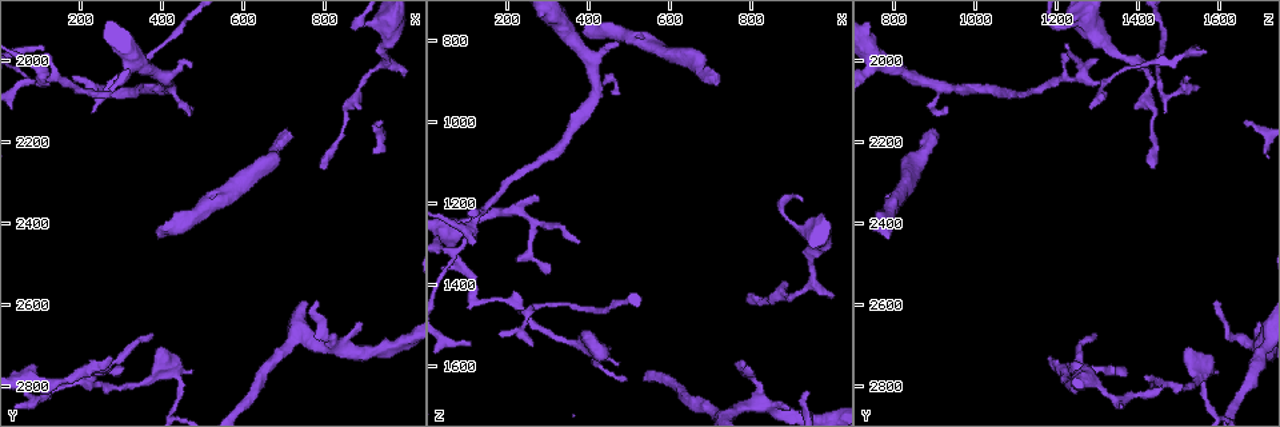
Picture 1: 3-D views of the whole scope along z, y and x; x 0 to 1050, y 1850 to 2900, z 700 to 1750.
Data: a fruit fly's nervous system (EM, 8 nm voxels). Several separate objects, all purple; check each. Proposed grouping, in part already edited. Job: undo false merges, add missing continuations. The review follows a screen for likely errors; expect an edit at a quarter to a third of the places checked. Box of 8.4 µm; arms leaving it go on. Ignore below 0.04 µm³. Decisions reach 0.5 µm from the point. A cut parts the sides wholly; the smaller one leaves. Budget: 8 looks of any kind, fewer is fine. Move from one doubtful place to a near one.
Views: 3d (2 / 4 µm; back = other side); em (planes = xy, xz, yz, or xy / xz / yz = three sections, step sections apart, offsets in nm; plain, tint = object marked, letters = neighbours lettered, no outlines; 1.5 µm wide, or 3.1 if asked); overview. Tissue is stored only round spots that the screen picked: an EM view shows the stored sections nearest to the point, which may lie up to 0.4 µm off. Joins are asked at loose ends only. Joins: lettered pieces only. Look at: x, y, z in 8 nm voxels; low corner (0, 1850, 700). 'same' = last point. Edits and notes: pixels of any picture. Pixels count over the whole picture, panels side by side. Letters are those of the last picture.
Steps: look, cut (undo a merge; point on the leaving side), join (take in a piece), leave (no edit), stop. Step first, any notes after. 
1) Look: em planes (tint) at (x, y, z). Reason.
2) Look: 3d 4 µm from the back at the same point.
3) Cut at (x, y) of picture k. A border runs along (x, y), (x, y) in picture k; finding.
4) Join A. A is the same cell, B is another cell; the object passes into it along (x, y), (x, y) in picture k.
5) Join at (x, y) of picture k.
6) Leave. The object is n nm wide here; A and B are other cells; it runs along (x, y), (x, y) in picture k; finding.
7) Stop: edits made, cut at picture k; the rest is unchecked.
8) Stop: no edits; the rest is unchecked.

Look: 3d 4 µm at (105, 1985, 1220). Tapers out.

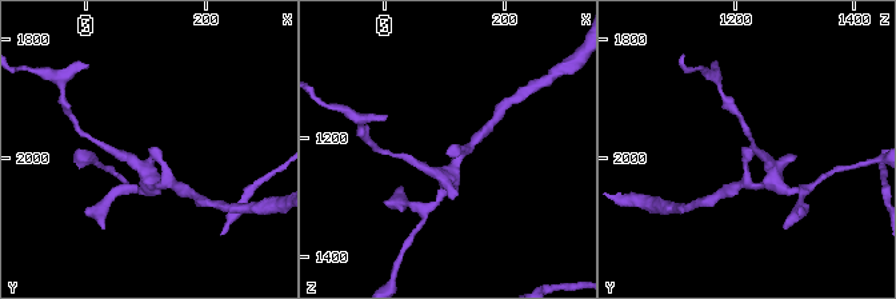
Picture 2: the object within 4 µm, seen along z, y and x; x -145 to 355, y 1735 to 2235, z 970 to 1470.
Look: em planes (letters) at (100, 1985, 1225).

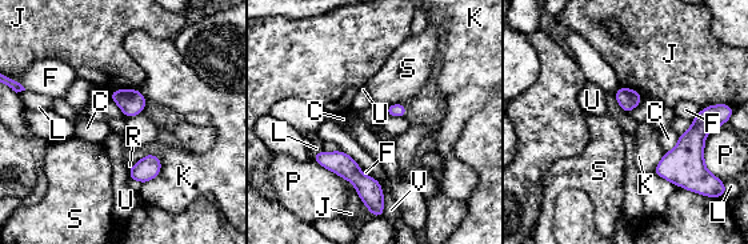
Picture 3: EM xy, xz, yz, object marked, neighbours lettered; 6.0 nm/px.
Leave. C, F, J, K, L, P, R, S, U and V are other cells; a border runs along (138, 88), (120, 88), (110, 92) in picture 3; no lettered piece goes on from it.

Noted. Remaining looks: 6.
Look: em yz step 8 (tint) at (370, 2670, 1300).

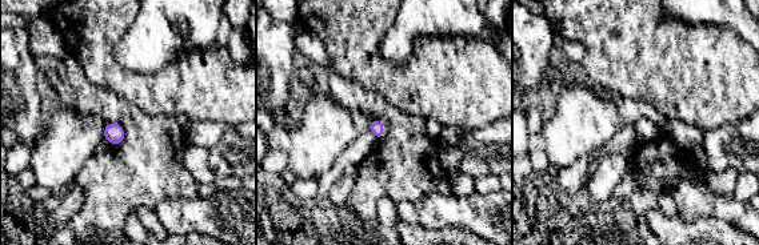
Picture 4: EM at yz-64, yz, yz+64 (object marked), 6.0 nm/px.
Look: em planes (letters) at the same point.

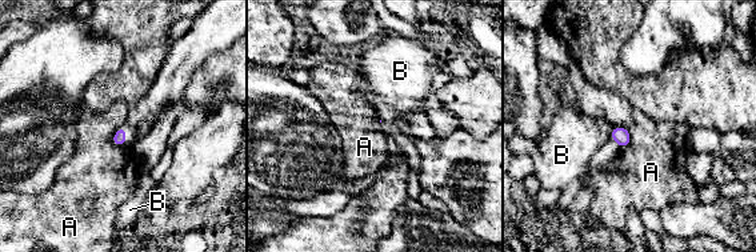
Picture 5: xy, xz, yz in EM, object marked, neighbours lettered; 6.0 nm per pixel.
Leave. A and B are other cells; none of them fits.

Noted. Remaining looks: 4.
Look: em xy step 4 (letters) at (800, 2265, 1435). Branch stops here.

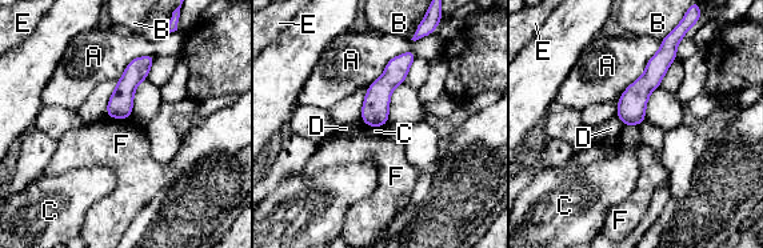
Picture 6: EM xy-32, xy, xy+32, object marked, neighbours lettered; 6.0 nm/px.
Leave. The object is 150 nm wide here; A, B, C, D, E and F are other cells; it runs along (667, 51), (636, 94), (627, 122) in picture 6; no lettered piece goes on from it.

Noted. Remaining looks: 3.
Stop: no edits; the rest is unchecked.

